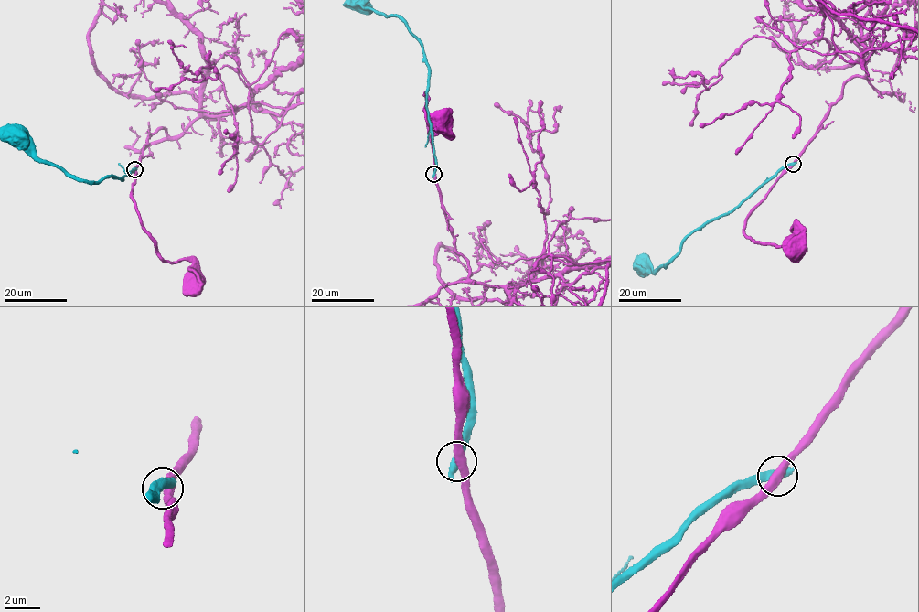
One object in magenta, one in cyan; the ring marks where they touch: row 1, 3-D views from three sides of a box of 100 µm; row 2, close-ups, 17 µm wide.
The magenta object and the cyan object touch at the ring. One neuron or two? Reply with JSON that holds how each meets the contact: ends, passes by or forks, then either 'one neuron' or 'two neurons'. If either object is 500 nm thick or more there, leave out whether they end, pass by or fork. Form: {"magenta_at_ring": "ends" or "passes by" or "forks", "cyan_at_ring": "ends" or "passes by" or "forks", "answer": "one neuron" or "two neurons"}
{"answer": "two neurons"}

